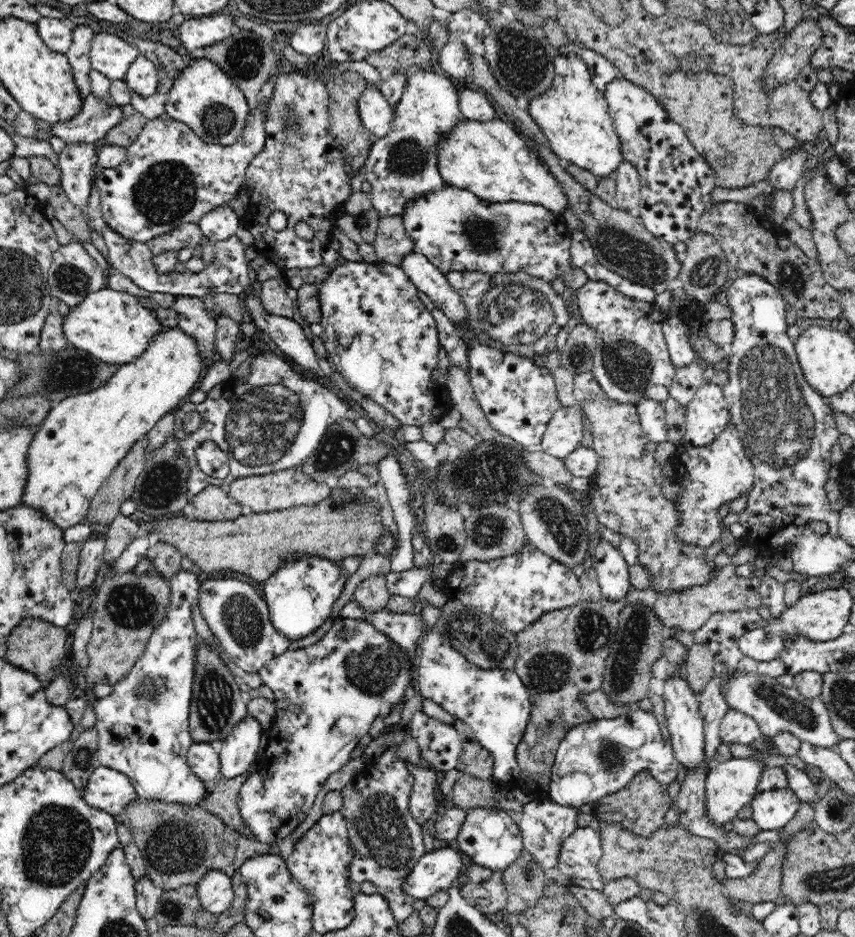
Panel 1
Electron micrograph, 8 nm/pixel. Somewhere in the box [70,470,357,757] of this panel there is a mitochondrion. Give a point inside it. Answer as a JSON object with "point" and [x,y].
{"point":[132,606]}

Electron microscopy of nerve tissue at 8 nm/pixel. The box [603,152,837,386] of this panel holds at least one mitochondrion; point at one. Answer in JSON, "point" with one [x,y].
{"point":[792,278]}

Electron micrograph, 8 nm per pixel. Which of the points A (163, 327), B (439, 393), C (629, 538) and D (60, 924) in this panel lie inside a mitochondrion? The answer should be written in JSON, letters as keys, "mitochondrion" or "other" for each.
{"A":"other","B":"other","C":"other","D":"other"}

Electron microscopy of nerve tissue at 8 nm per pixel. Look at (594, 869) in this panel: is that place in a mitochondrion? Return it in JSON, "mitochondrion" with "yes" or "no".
{"mitochondrion":"no"}

